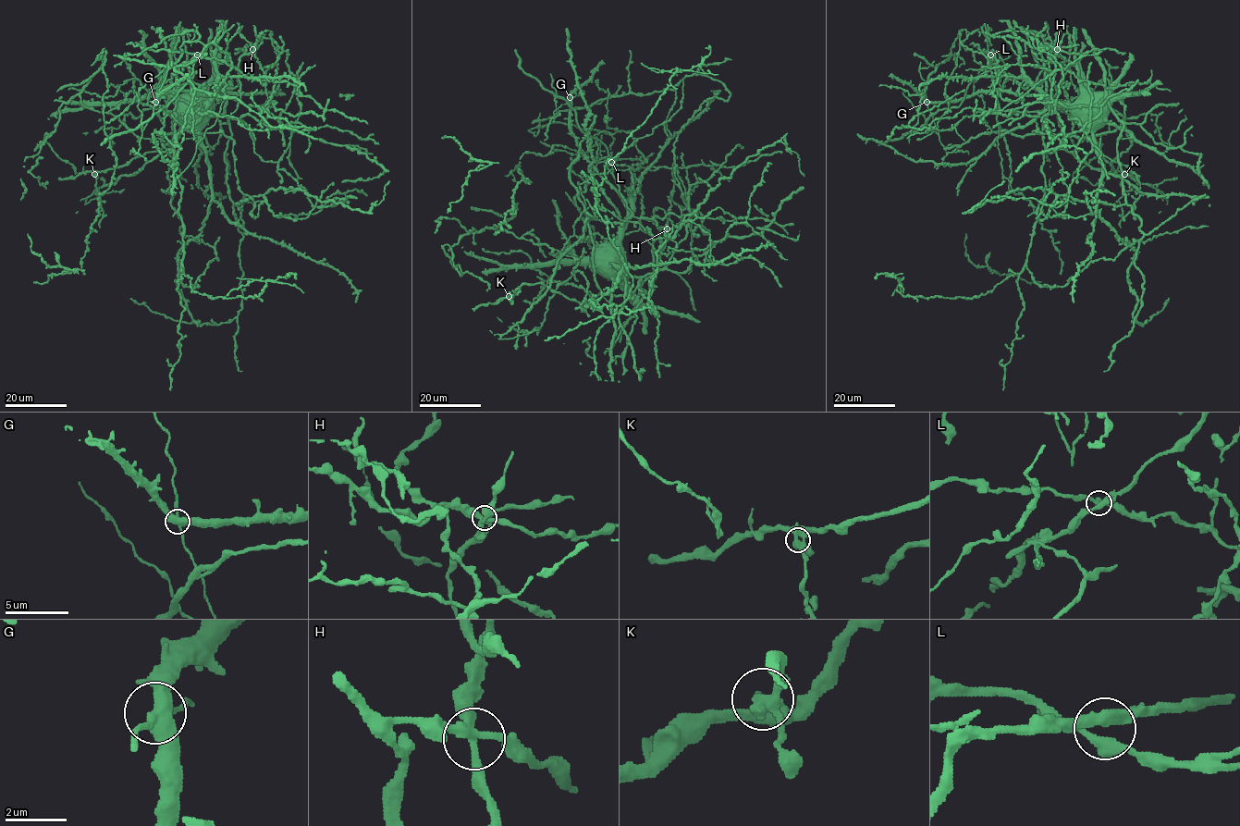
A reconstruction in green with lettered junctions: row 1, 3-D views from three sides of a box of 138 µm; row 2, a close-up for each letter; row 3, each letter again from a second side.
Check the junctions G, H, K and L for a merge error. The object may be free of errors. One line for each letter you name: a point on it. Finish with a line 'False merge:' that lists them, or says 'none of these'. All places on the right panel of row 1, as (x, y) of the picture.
K: (1124, 174)
False merge: K

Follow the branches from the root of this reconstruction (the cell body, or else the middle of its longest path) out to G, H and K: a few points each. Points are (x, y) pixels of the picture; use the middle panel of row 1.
G: (609, 246), (618, 238), (627, 206), (589, 163), (578, 142), (570, 125), (569, 97)
H: (609, 246), (618, 238), (620, 222), (622, 223), (632, 216), (653, 220), (657, 227), (667, 228)
K: (609, 246), (621, 223), (587, 214), (600, 292), (583, 302), (540, 283), (523, 283), (508, 296)

